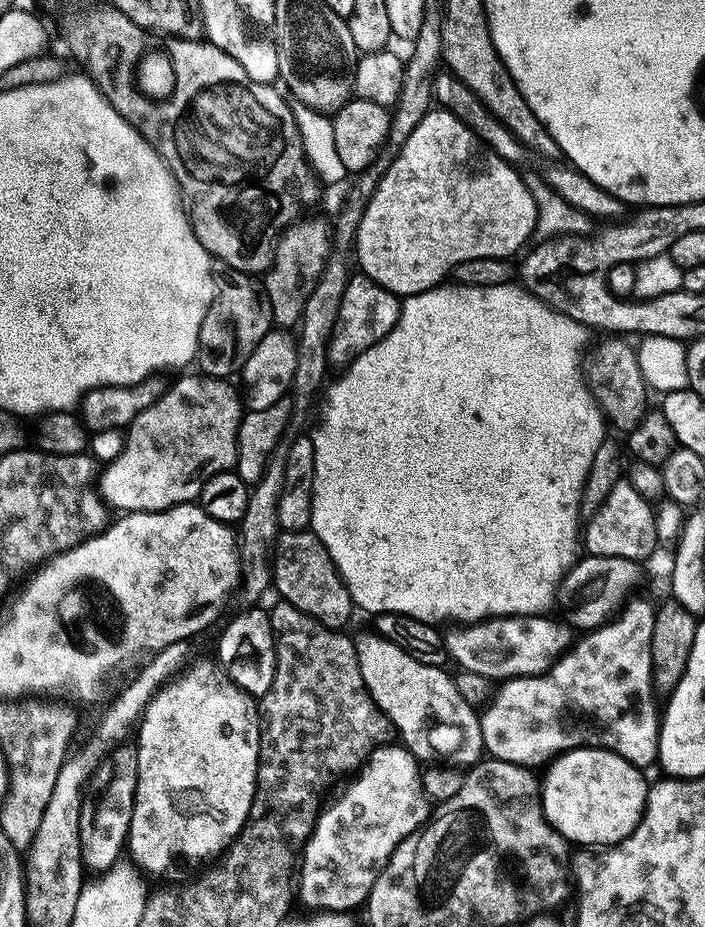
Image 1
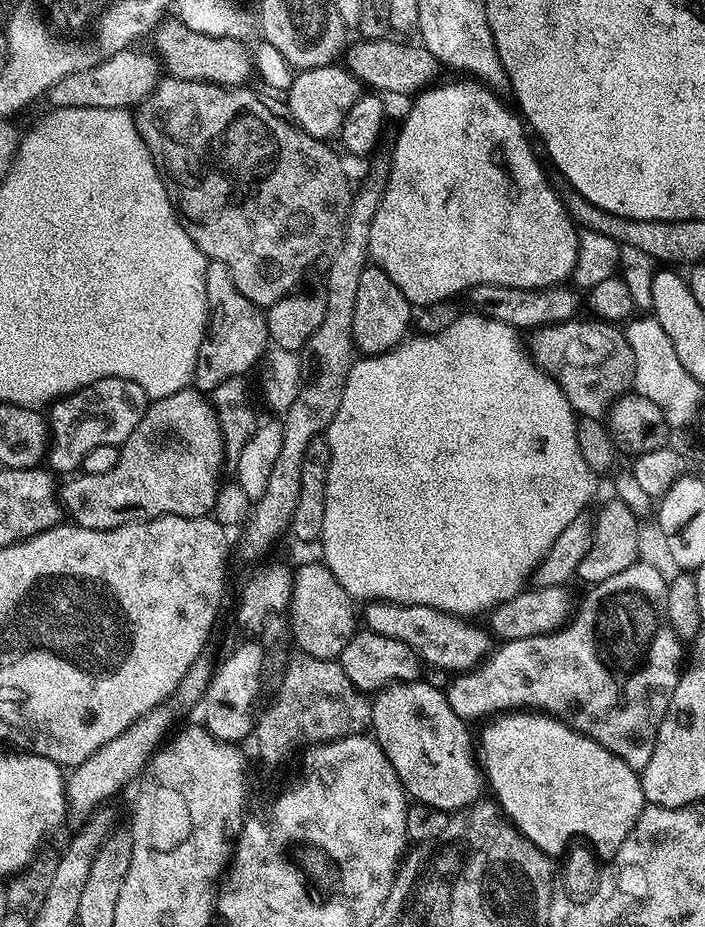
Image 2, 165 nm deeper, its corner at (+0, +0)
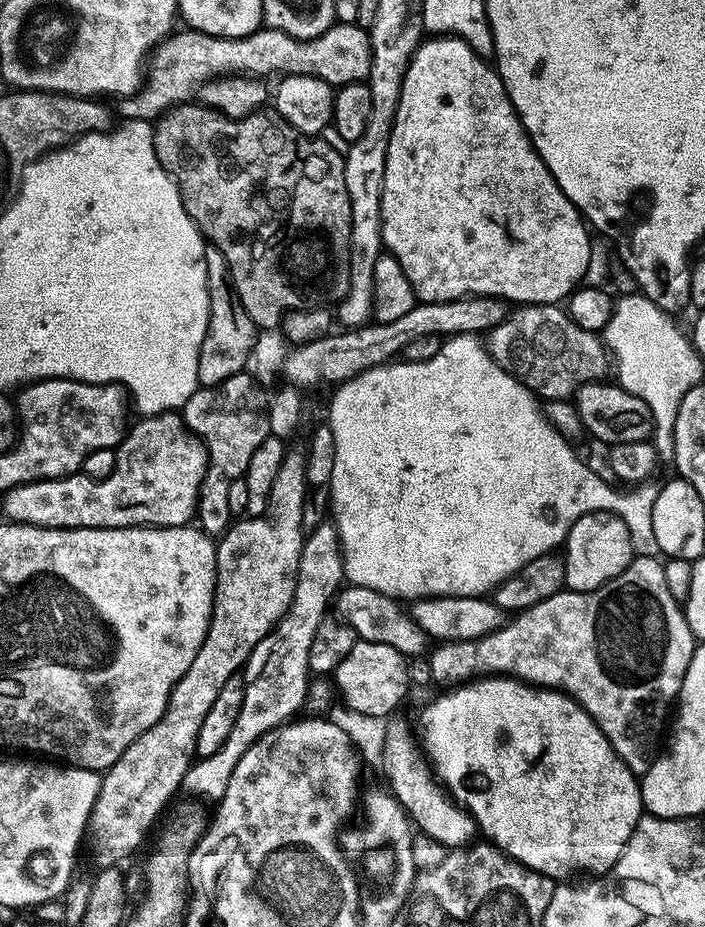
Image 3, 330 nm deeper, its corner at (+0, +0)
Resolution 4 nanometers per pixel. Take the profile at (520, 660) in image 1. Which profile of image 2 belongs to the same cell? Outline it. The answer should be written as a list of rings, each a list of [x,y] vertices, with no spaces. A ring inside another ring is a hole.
[[[387,600],[363,605],[362,620],[367,631],[377,632],[398,642],[406,642],[425,665],[445,668],[451,674],[463,674],[479,665],[489,655],[489,633],[475,628],[467,619],[421,604],[389,604]],[[364,608],[364,612],[363,612]],[[488,635],[488,636],[487,636]]]

